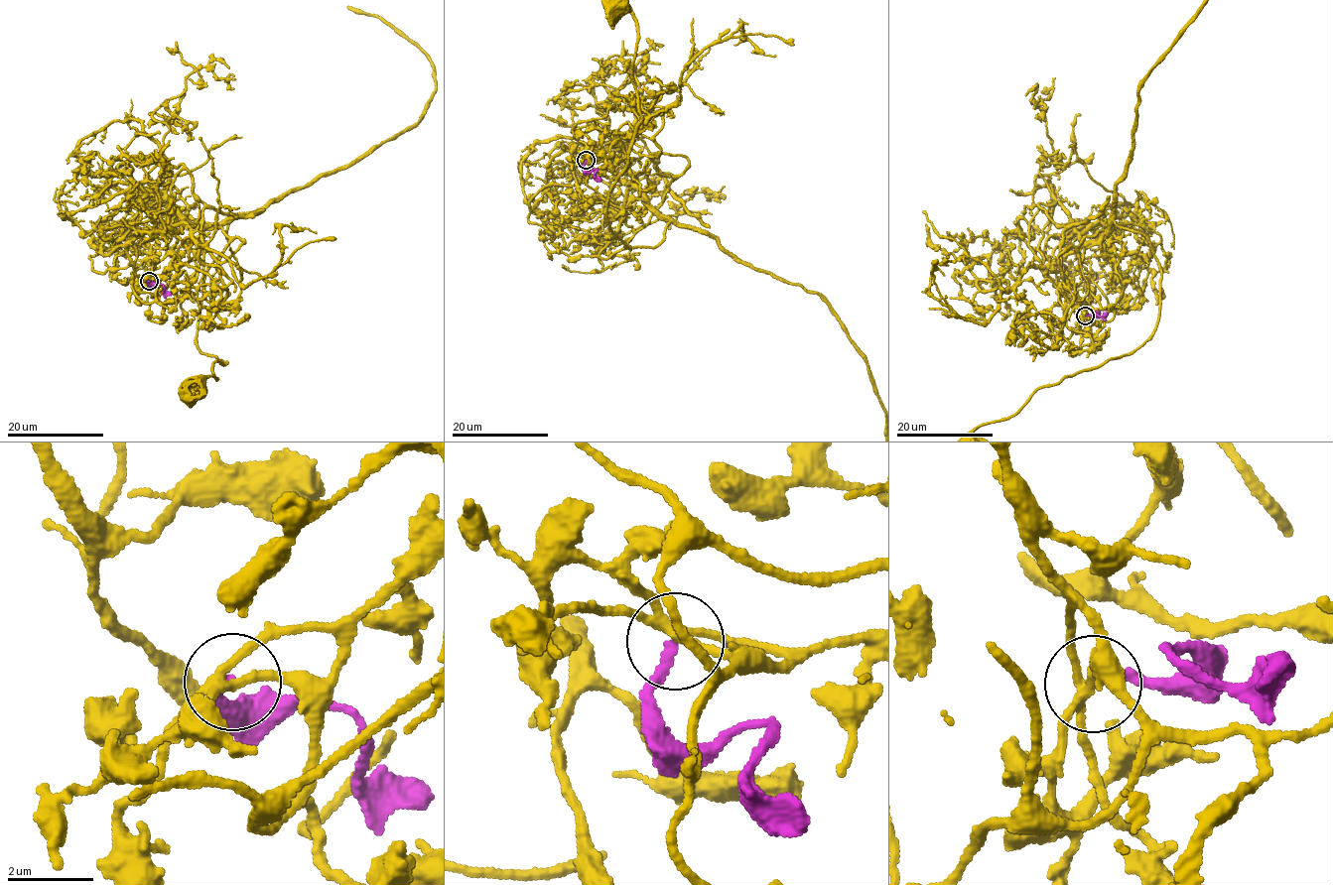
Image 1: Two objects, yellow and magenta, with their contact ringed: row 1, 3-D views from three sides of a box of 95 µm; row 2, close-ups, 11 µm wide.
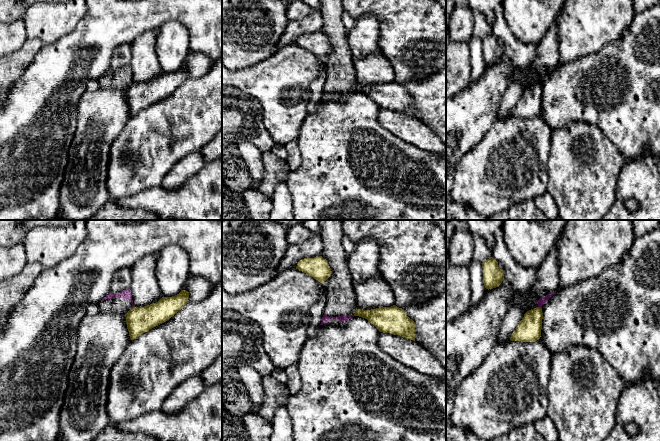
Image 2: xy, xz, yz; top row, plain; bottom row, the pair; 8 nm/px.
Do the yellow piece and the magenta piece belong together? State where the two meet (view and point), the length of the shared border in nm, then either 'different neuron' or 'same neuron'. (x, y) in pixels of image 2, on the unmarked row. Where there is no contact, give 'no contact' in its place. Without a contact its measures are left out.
yz (540, 83) | 40 nm | different neuron

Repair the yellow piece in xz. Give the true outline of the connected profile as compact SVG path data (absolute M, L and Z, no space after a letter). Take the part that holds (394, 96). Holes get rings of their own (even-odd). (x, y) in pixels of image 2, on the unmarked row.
M396 81L371 86L356 84L354 91L367 95L380 108L400 111L415 117L415 98L407 92L402 84Z

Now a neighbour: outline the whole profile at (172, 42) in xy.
M177 21L163 24L157 31L155 51L164 73L179 70L190 51L186 26Z

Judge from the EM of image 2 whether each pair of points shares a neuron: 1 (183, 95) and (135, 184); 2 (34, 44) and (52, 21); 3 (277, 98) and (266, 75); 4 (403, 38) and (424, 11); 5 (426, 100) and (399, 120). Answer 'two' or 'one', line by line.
1: one
2: two
3: one
4: one
5: two

